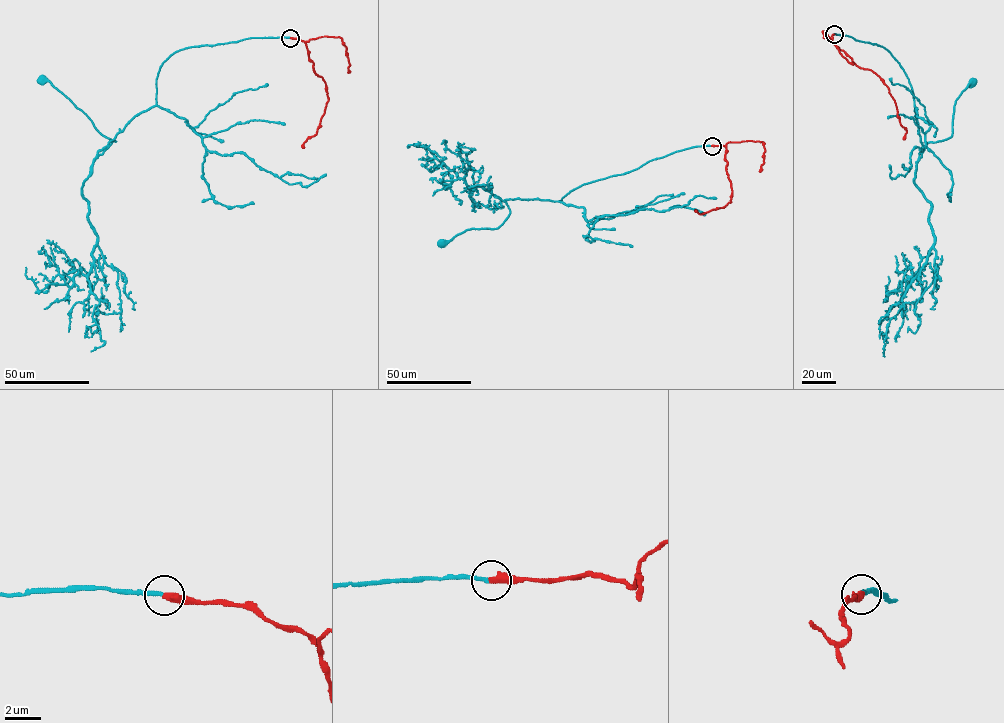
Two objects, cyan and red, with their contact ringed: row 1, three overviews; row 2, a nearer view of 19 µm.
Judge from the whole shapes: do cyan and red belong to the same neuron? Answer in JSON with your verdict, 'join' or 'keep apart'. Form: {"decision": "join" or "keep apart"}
{"decision": "join"}

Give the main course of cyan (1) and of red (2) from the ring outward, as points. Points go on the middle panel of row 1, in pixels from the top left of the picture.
1: (711, 146), (583, 184), (560, 201), (502, 200), (492, 194), (509, 209), (501, 225), (469, 229), (442, 243)
2: (711, 146), (726, 146), (731, 202), (701, 214), (696, 210)

